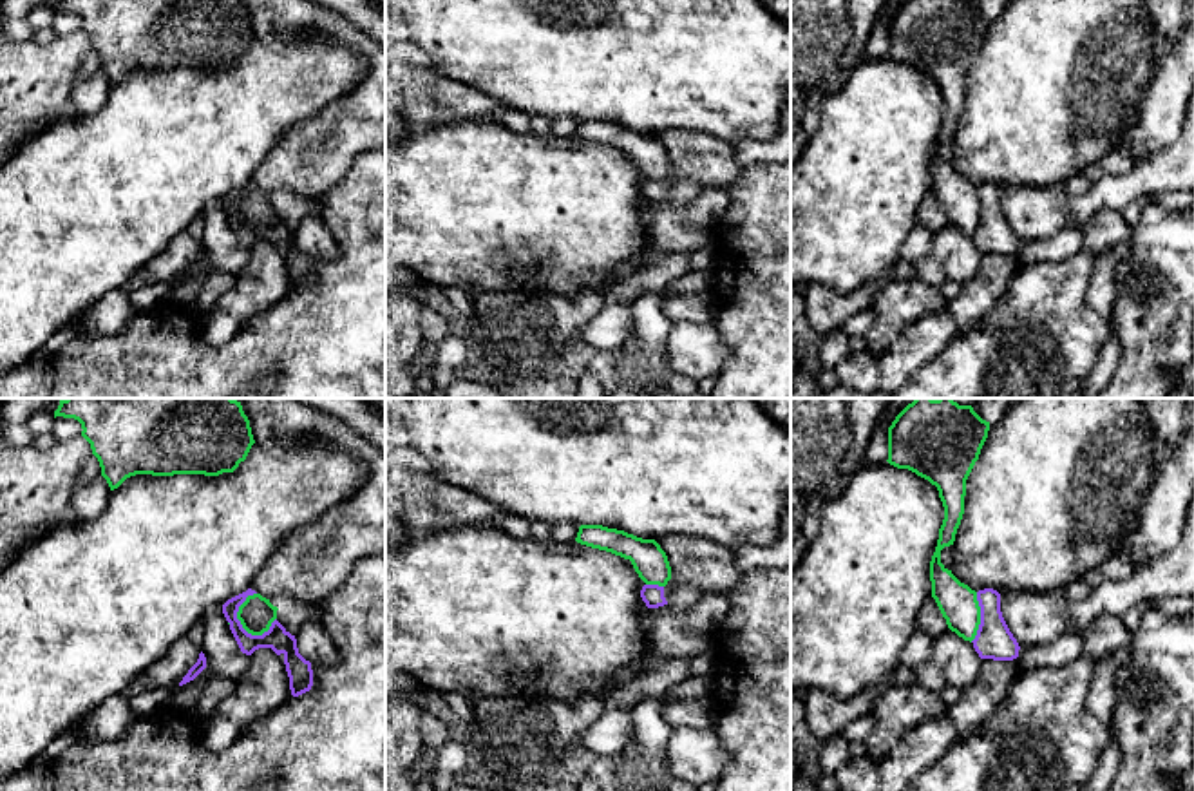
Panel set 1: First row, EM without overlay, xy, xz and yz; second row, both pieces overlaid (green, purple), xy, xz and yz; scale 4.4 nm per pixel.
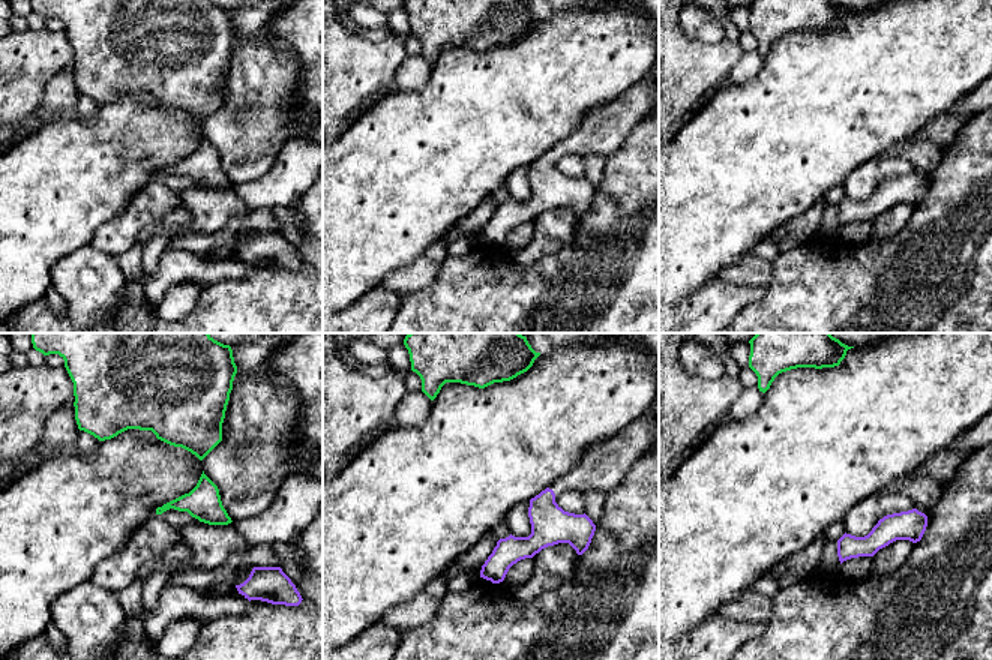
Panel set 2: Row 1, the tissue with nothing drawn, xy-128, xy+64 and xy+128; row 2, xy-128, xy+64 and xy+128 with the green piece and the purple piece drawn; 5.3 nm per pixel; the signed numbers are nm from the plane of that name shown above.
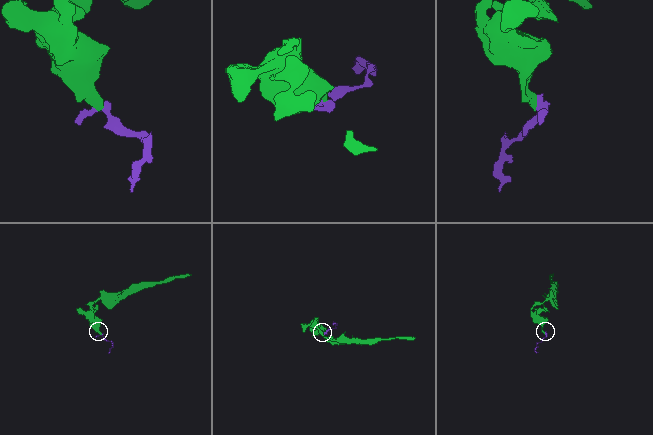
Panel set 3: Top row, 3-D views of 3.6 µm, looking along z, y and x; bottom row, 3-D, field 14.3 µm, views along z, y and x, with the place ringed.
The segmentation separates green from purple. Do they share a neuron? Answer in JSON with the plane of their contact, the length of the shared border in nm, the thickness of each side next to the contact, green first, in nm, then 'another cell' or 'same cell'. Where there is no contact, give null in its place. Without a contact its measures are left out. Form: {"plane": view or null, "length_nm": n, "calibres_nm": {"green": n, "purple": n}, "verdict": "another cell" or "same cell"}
{"plane": "xy", "length_nm": 200, "calibres_nm": {"green": 160, "purple": 110}, "verdict": "another cell"}

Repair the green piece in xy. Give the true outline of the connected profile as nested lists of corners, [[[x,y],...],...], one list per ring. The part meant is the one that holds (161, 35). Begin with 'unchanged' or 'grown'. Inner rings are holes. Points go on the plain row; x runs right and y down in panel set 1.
unchanged | [[[58,0],[54,13],[74,13],[98,52],[110,85],[136,69],[233,67],[255,38],[242,0]]]

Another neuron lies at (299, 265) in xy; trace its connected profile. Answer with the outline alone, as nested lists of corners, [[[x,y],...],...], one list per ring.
[[[242,0],[253,34],[271,40],[284,31],[317,27],[364,56],[360,81],[320,112],[291,125],[257,167],[251,181],[228,194],[223,208],[242,248],[271,243],[284,250],[289,284],[298,291],[311,284],[313,264],[297,243],[297,233],[277,214],[262,230],[248,228],[237,214],[248,190],[266,194],[286,188],[318,201],[369,150],[385,148],[385,49],[362,33],[347,16],[309,0]]]

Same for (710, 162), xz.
[[[669,129],[657,138],[668,150],[671,174],[666,181],[642,181],[640,192],[648,203],[668,199],[673,186],[686,179],[696,181],[702,190],[727,192],[742,172],[742,165],[734,159],[734,145],[724,139],[684,129]]]

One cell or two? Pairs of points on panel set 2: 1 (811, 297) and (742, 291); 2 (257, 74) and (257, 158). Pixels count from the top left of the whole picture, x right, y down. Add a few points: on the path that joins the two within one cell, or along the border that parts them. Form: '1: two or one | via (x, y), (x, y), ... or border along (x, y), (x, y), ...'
1: two | border along (766, 285), (761, 297), (736, 314)
2: one | via (257, 95), (257, 137)

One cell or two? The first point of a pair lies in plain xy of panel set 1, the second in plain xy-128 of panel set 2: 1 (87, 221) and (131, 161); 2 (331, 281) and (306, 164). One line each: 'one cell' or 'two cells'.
1: one cell
2: two cells

